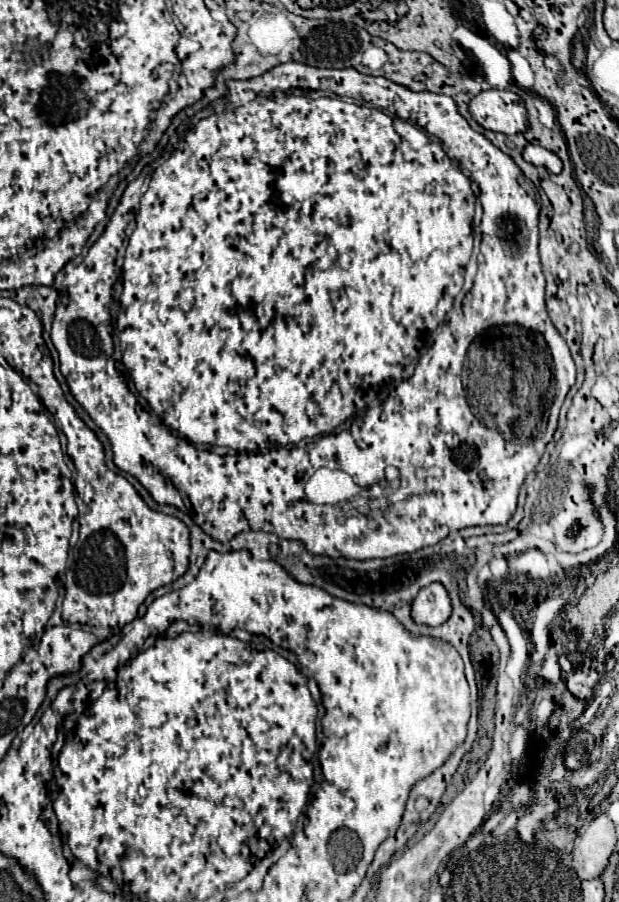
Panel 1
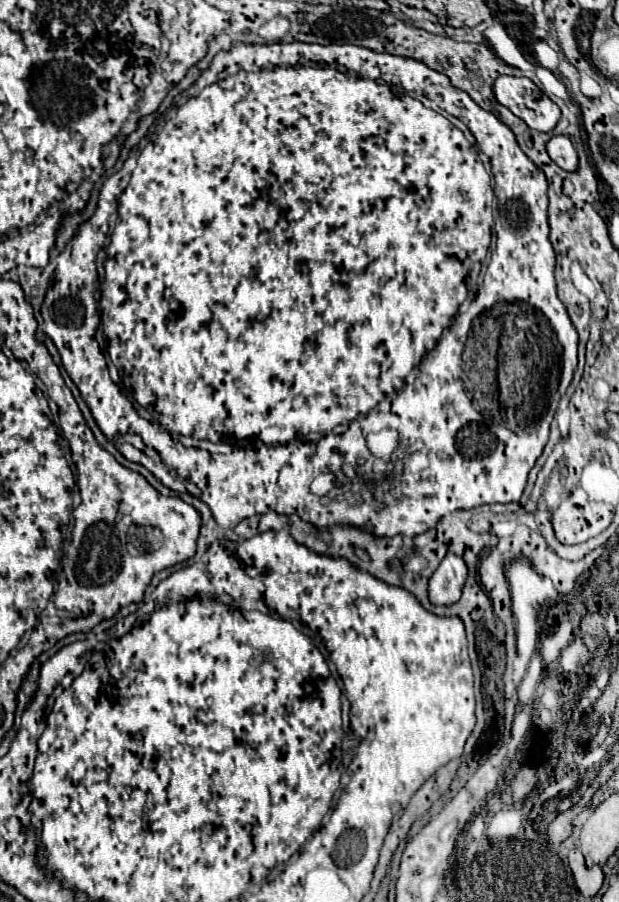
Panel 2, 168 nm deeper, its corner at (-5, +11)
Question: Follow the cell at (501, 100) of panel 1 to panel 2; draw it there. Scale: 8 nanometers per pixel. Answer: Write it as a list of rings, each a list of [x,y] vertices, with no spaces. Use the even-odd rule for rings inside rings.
[[[502,75],[494,83],[498,103],[518,115],[530,129],[552,131],[560,119],[560,109],[528,77]]]

